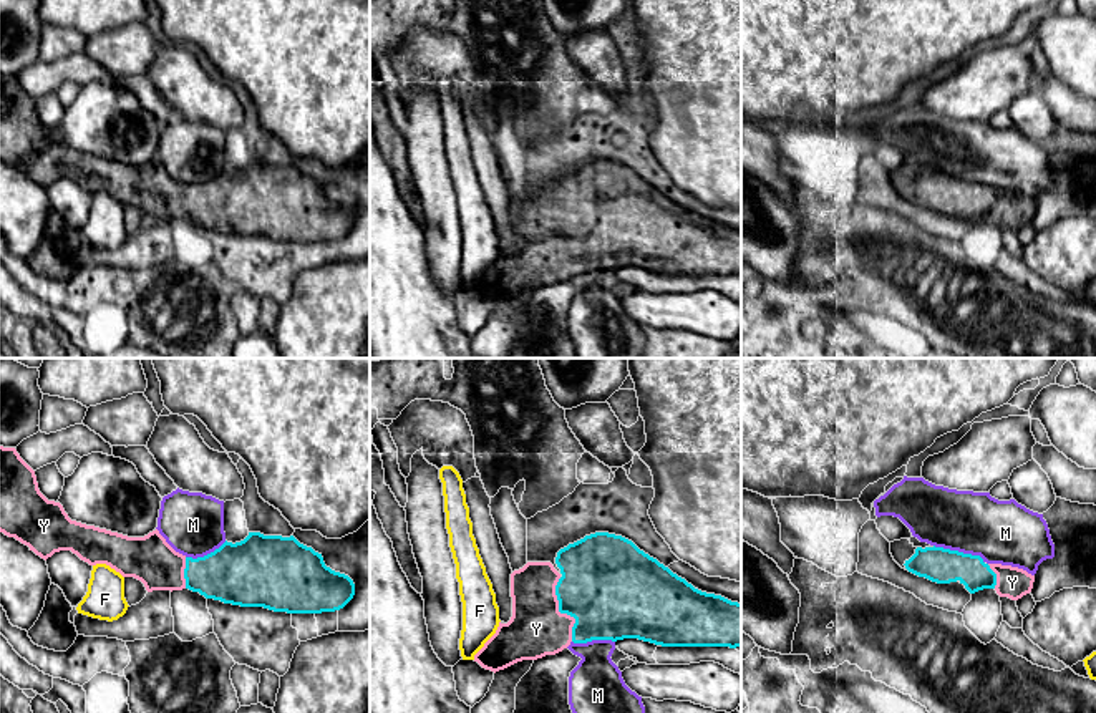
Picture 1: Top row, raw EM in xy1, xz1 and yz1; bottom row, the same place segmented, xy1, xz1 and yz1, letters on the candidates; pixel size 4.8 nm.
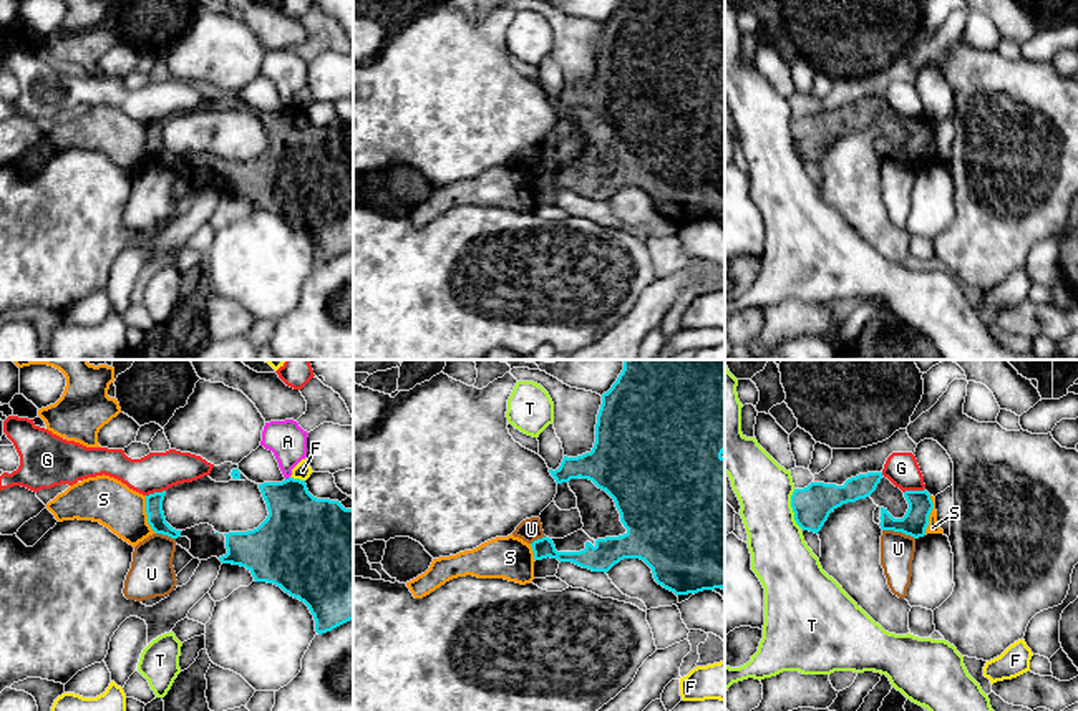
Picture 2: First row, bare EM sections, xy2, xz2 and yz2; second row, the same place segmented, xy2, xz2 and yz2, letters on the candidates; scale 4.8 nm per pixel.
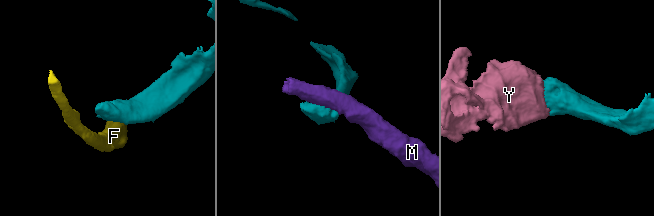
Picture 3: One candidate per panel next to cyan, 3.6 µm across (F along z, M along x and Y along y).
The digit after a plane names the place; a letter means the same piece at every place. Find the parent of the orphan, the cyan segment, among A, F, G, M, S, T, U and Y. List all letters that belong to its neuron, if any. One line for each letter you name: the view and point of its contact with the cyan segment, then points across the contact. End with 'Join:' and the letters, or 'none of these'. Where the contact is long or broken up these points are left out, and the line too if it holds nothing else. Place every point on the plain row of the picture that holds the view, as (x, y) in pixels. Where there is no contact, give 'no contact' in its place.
Y: contact xz1 (561, 241)
Join: Y

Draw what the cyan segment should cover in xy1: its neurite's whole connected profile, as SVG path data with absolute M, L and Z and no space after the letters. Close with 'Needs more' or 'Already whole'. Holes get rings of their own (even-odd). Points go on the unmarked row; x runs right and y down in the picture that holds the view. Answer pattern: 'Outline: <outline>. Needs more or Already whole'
Outline: M0 75L0 161L28 174L45 189L55 181L71 179L90 194L106 192L123 206L141 209L148 221L189 217L224 232L287 242L335 240L355 224L355 212L348 204L327 196L322 182L300 172L293 164L249 161L240 171L226 169L214 181L192 187L176 181L158 158L144 166L128 166L71 149L60 131L48 129L40 121L35 99L17 78L3 75Z. Needs more

